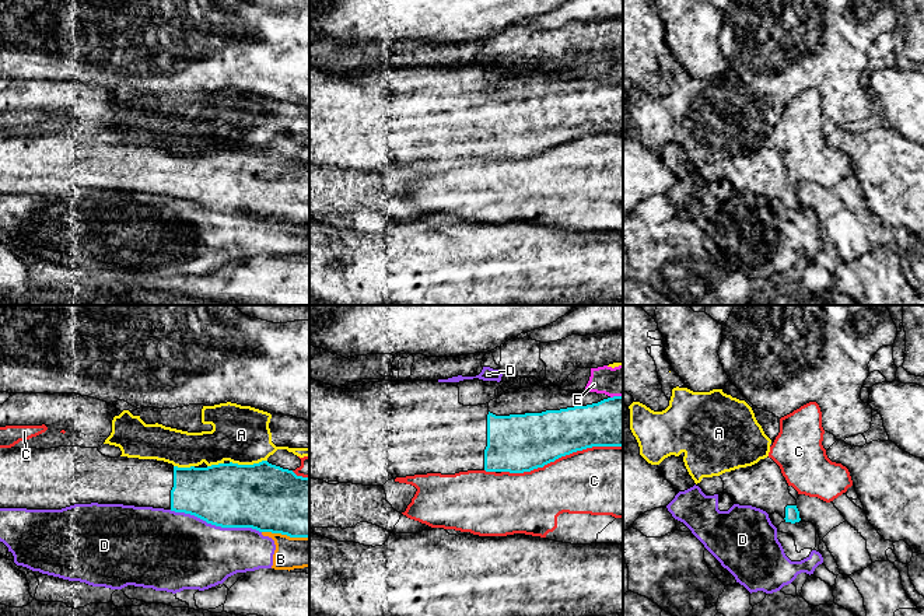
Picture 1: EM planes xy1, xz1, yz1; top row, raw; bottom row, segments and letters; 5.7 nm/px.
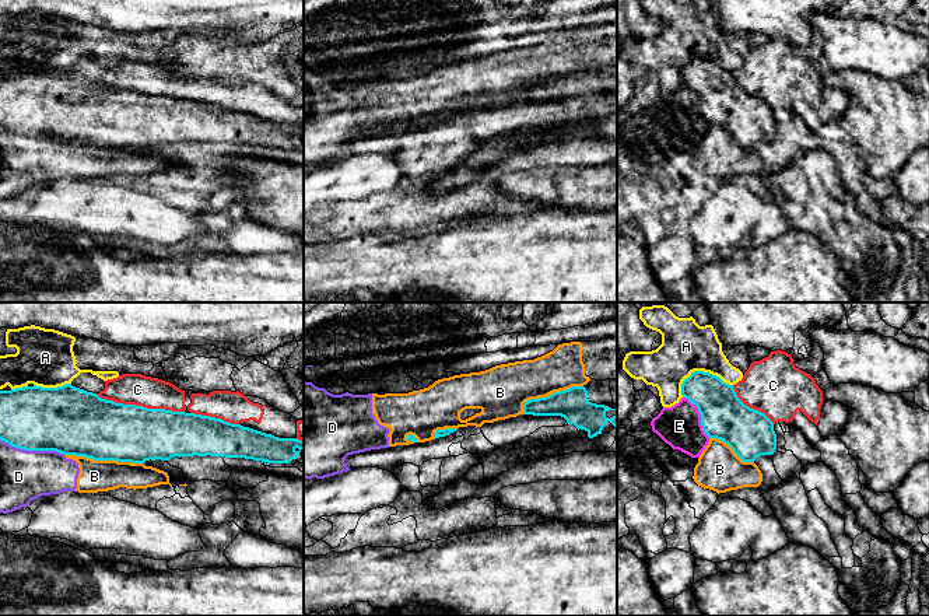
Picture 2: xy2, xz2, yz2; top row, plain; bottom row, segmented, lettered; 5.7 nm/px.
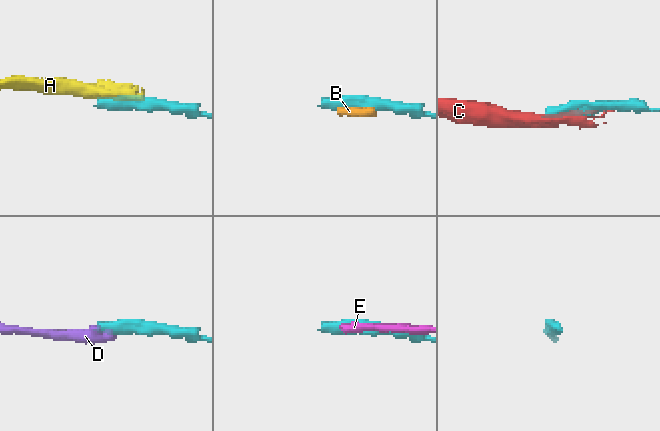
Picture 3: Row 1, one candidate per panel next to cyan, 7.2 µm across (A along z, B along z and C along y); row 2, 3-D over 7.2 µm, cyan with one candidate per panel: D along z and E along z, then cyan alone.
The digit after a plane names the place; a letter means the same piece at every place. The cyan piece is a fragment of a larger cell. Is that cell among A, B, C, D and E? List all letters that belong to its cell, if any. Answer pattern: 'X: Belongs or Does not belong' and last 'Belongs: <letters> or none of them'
A: Does not belong
B: Does not belong
C: Does not belong
D: Does not belong
E: Does not belong
Belongs: none of them

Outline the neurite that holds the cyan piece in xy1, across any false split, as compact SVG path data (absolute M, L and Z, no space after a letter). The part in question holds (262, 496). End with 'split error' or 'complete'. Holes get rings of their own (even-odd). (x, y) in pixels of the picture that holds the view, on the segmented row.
M0 448L0 508L62 510L91 503L164 508L221 528L309 538L309 477L267 461L178 468L157 459L109 458L98 448Z | split error

